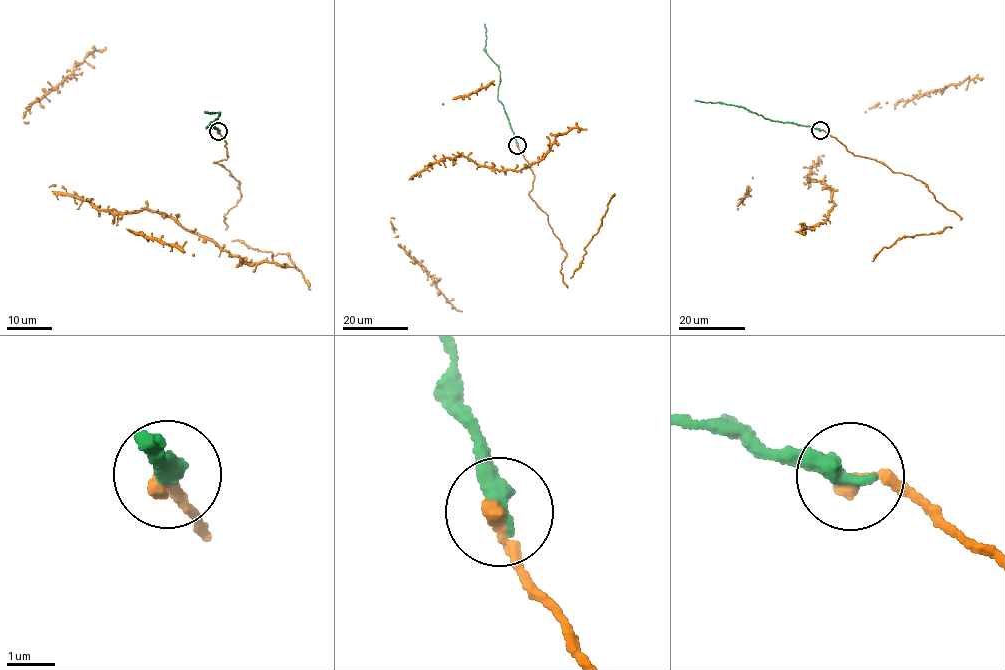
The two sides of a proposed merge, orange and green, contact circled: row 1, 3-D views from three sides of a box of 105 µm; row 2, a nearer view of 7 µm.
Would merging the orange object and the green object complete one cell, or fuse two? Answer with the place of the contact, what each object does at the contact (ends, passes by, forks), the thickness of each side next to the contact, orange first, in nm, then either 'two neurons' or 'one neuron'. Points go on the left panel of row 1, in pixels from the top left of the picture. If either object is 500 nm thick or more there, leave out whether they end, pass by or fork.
place (218, 131); orange ends; green ends; calibres 320 and 440 nm; one neuron

